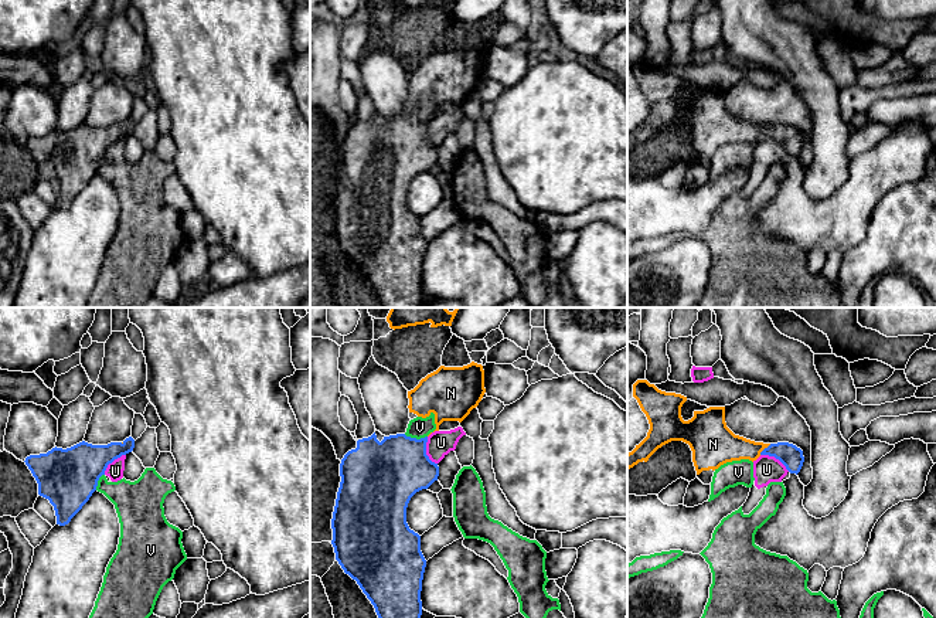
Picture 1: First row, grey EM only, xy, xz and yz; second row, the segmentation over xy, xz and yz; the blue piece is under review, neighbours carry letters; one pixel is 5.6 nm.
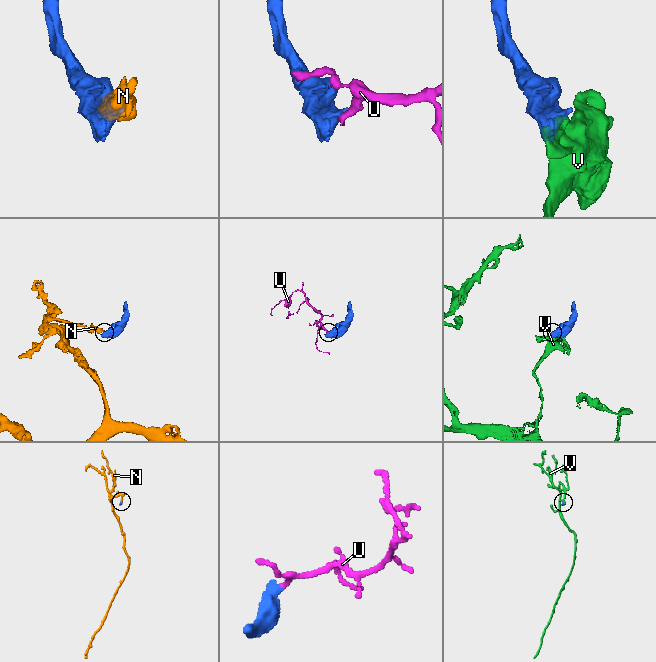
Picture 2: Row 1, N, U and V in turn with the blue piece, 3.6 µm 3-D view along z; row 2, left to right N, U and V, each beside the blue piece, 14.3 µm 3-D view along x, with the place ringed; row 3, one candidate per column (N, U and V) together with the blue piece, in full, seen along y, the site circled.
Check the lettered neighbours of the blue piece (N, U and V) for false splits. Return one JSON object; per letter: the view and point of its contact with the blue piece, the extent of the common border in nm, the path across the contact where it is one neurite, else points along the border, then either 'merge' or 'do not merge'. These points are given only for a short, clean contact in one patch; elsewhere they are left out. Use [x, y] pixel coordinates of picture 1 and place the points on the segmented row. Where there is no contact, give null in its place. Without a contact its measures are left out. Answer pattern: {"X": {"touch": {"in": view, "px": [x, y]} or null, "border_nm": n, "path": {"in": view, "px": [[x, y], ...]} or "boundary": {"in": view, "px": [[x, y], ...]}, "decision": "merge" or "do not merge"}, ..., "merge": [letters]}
{"N": {"touch": {"in": "yz", "px": [765, 448]}, "border_nm": 90, "path": {"in": "yz", "px": [[792, 457], [783, 451], [765, 448], [721, 445]]}, "decision": "merge"}, "U": {"touch": {"in": "xz", "px": [425, 451]}, "border_nm": 170, "boundary": {"in": "xz", "px": [[426, 437], [426, 455], [436, 464]]}, "decision": "do not merge"}, "V": {"touch": {"in": "xz", "px": [415, 438]}, "border_nm": 140, "boundary": {"in": "xz", "px": [[404, 434], [412, 438], [426, 437]]}, "decision": "do not merge"}, "merge": ["N"]}

